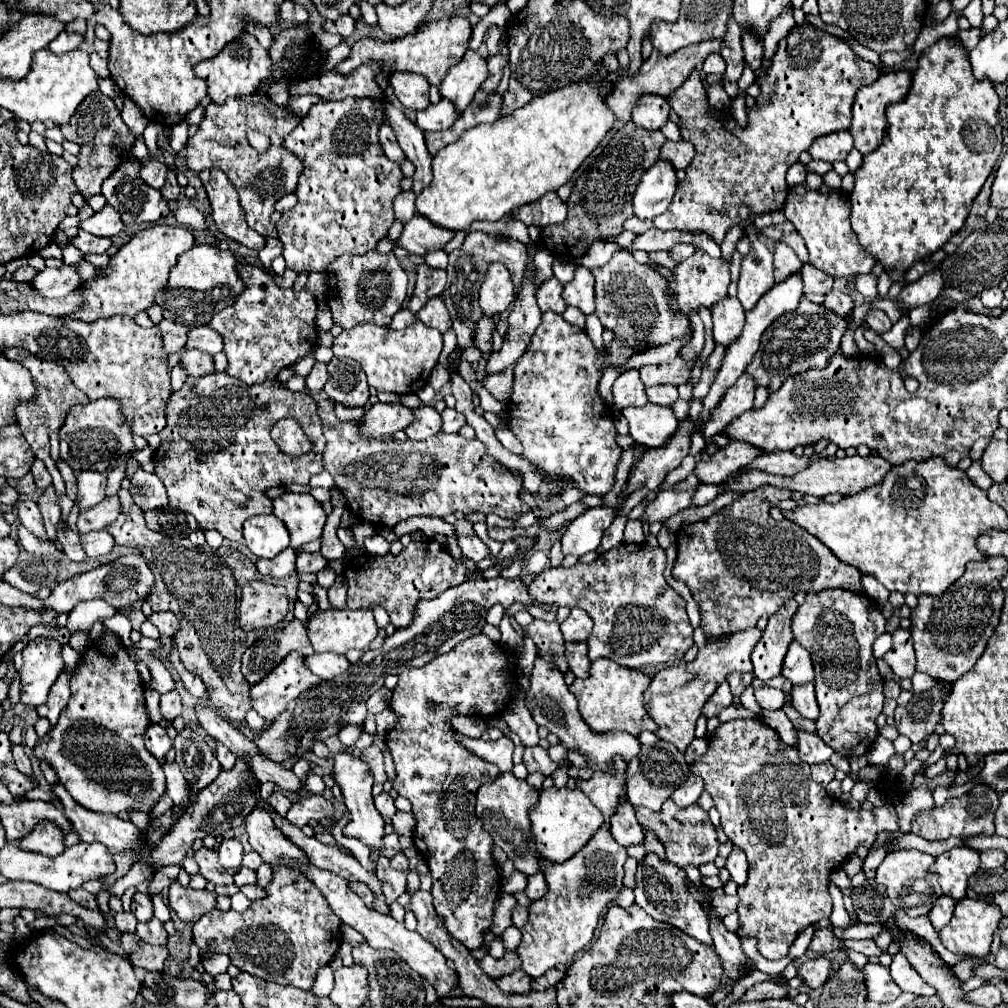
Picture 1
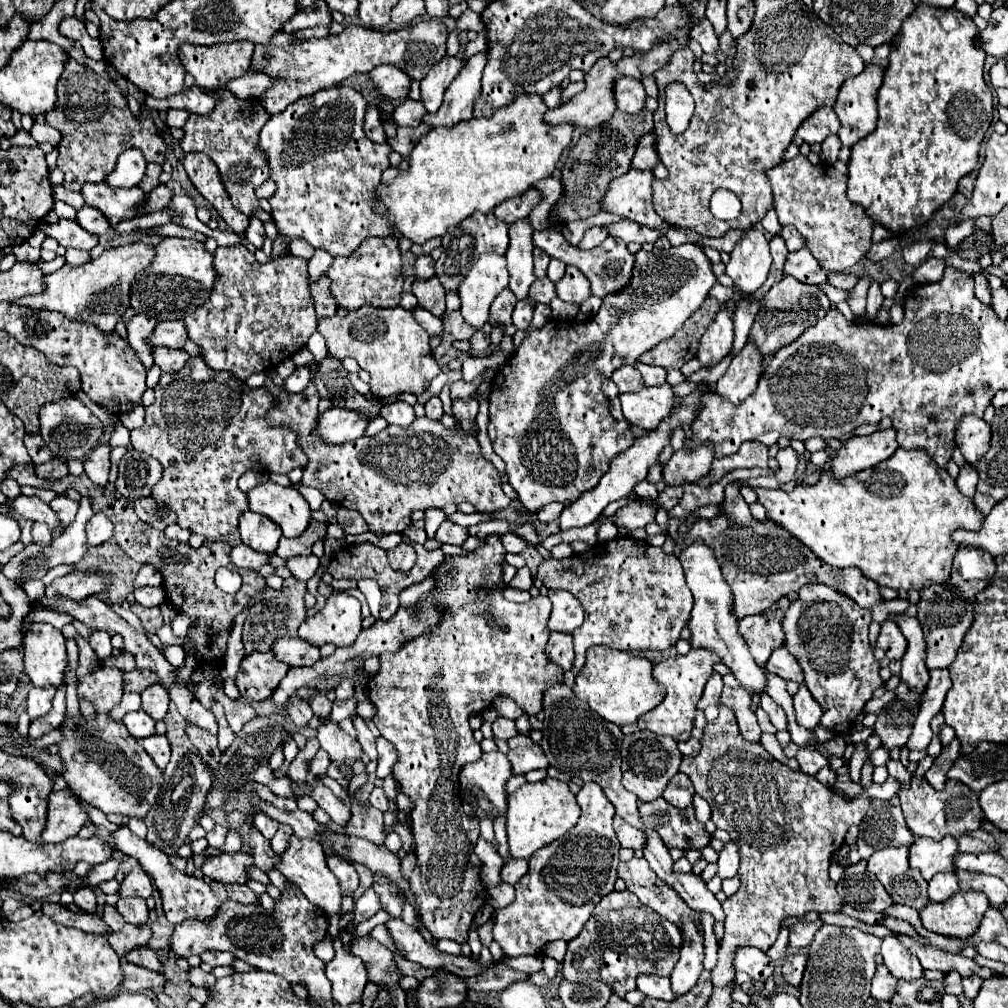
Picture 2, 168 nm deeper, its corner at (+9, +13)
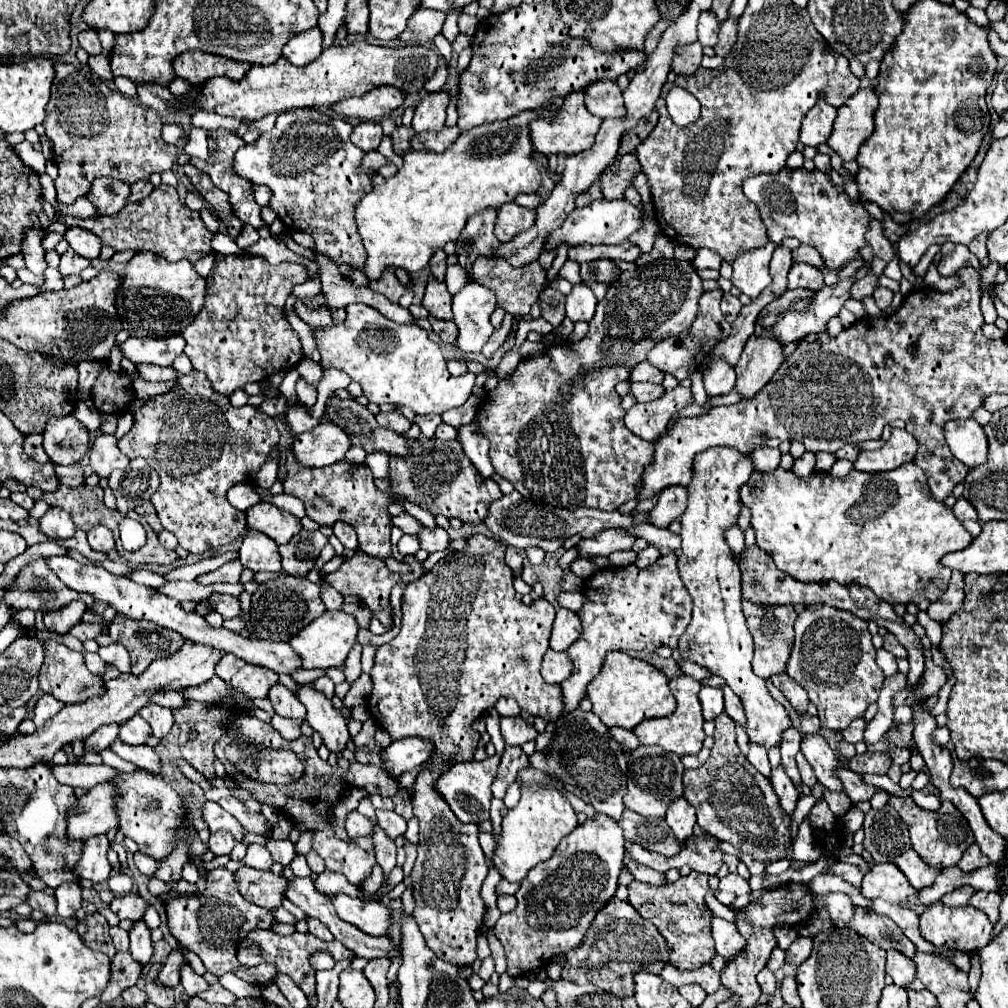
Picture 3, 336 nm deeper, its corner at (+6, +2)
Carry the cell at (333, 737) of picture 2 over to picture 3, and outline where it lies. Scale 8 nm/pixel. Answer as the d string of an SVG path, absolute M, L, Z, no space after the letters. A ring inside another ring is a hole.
M312 682L298 684L296 696L306 706L306 722L322 734L330 752L344 750L346 742L350 740L346 718L332 706L330 698L326 698L324 692L318 692Z

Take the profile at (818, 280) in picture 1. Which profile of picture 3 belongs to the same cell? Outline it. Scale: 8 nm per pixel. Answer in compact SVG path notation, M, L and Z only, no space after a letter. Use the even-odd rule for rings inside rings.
M794 264L788 274L788 288L810 288L820 290L824 286L824 276L818 268L810 264Z

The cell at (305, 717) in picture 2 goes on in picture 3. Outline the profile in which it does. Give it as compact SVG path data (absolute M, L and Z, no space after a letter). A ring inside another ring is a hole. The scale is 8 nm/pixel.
M282 684L270 686L268 700L272 702L276 714L280 714L284 718L300 718L300 720L306 718L306 710L304 710L302 702Z

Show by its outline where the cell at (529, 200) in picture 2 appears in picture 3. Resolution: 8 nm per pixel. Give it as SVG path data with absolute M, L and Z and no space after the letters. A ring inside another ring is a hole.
M514 202L500 206L498 210L498 220L496 220L496 228L494 234L500 242L510 242L516 234L528 230L536 220L536 210L530 208L522 208Z

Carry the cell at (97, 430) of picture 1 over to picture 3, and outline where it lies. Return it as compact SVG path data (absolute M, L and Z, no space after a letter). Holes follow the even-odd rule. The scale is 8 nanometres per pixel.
M72 414L60 418L54 416L46 424L42 446L54 464L80 462L90 448L88 430Z

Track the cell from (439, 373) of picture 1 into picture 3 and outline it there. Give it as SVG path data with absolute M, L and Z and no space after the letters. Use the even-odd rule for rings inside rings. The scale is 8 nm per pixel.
M428 316L428 322L432 324L432 330L440 336L442 342L446 342L446 344L456 344L458 330L456 330L456 324L454 324L452 320L438 320L438 318Z

